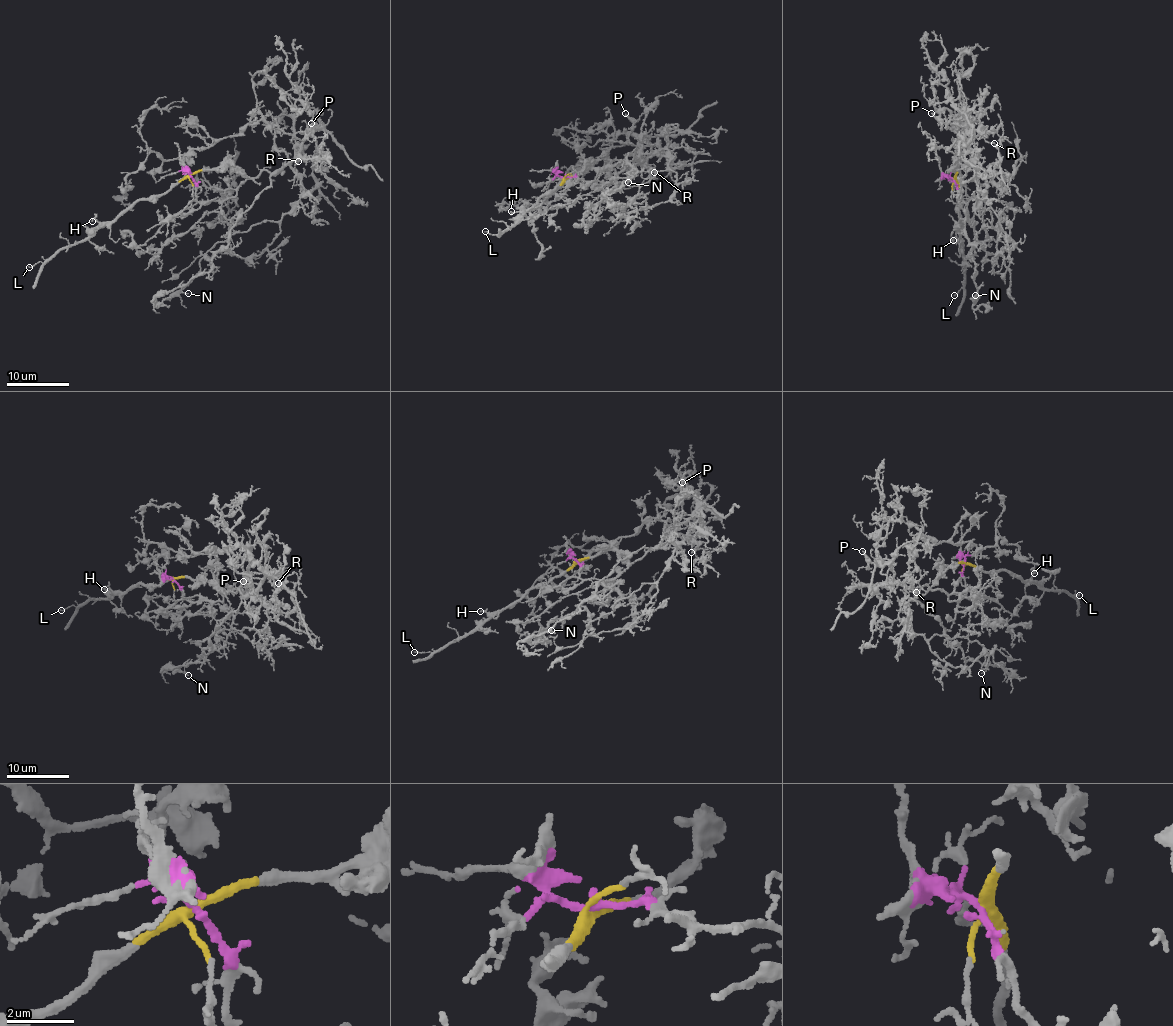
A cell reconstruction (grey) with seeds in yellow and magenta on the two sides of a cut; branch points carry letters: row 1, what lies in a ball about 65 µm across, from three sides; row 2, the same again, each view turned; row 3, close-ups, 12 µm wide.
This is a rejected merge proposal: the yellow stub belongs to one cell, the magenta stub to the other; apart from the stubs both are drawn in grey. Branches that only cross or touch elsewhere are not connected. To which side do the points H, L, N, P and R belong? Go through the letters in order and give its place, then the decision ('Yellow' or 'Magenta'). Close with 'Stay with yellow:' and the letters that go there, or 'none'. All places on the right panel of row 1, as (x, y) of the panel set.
H: Place: (953, 240). Yellow
L: Place: (954, 295). Yellow
N: Place: (975, 295). Magenta
P: Place: (931, 113). Magenta
R: Place: (994, 143). Magenta
Stay with yellow: H, L

